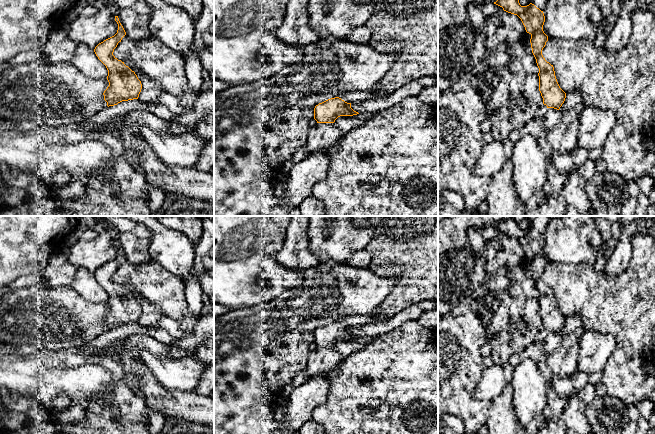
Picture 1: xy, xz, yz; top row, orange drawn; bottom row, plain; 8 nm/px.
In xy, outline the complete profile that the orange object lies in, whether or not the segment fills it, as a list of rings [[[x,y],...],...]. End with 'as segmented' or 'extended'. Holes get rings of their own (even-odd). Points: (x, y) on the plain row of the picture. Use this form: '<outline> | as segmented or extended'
[[[115,240],[115,245],[118,248],[117,257],[99,267],[94,273],[96,280],[108,294],[109,310],[103,317],[107,331],[103,332],[89,345],[79,349],[85,352],[92,349],[103,349],[134,334],[147,335],[163,344],[172,344],[176,339],[164,329],[144,327],[138,323],[142,313],[141,305],[134,295],[113,279],[114,273],[126,259],[118,240]]] | extended

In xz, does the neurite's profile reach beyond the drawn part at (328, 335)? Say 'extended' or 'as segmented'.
extended

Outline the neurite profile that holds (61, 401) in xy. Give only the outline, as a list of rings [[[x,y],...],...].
[[[59,395],[55,398],[54,402],[53,402],[53,408],[65,408],[69,405],[69,399],[67,396],[65,395]]]

